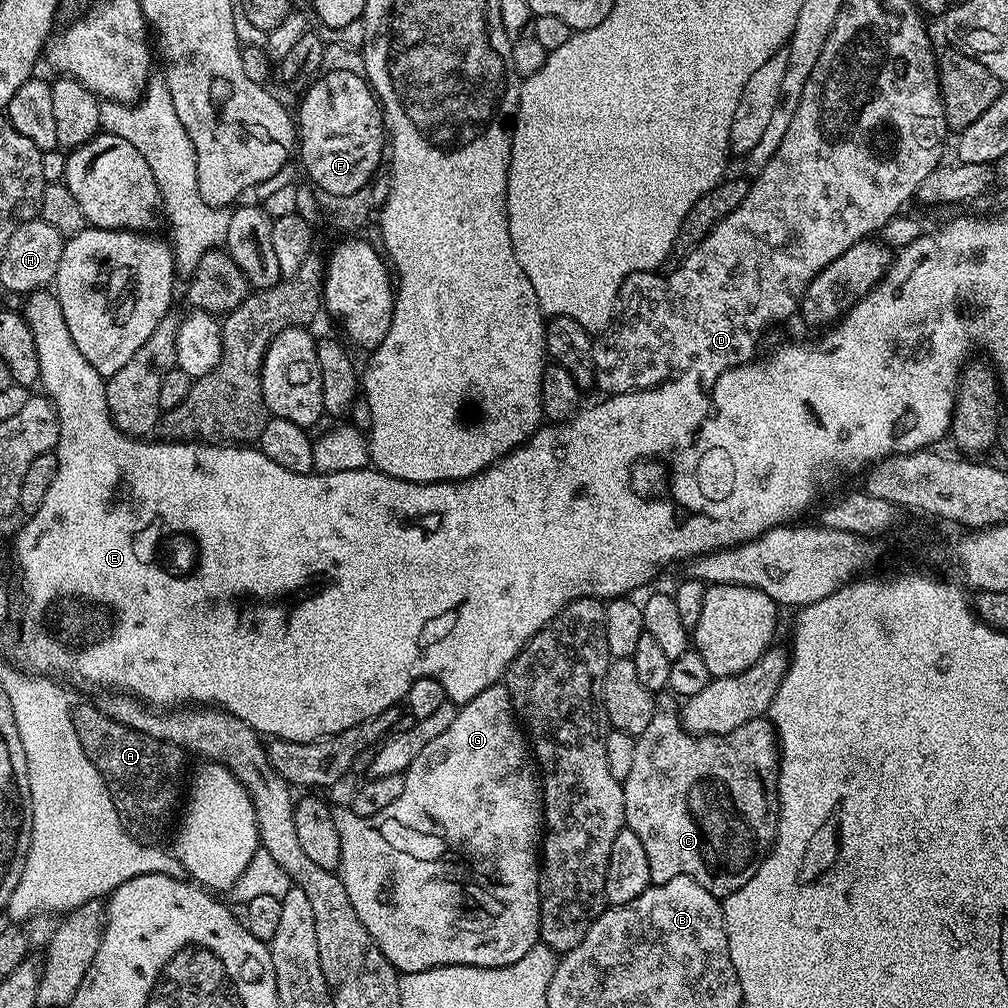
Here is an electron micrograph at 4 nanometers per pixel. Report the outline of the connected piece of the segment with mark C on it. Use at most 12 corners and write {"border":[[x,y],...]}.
{"border":[[657,707],[624,823],[652,884],[717,898],[772,851],[767,719],[698,736]]}

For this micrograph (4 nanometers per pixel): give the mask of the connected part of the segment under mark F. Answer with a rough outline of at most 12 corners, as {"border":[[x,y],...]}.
{"border":[[351,70],[299,100],[298,164],[348,193],[386,148],[380,101]]}

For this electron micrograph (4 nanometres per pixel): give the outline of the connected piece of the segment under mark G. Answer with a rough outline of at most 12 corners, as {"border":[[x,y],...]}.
{"border":[[497,682],[338,875],[397,973],[540,939],[542,784]]}

